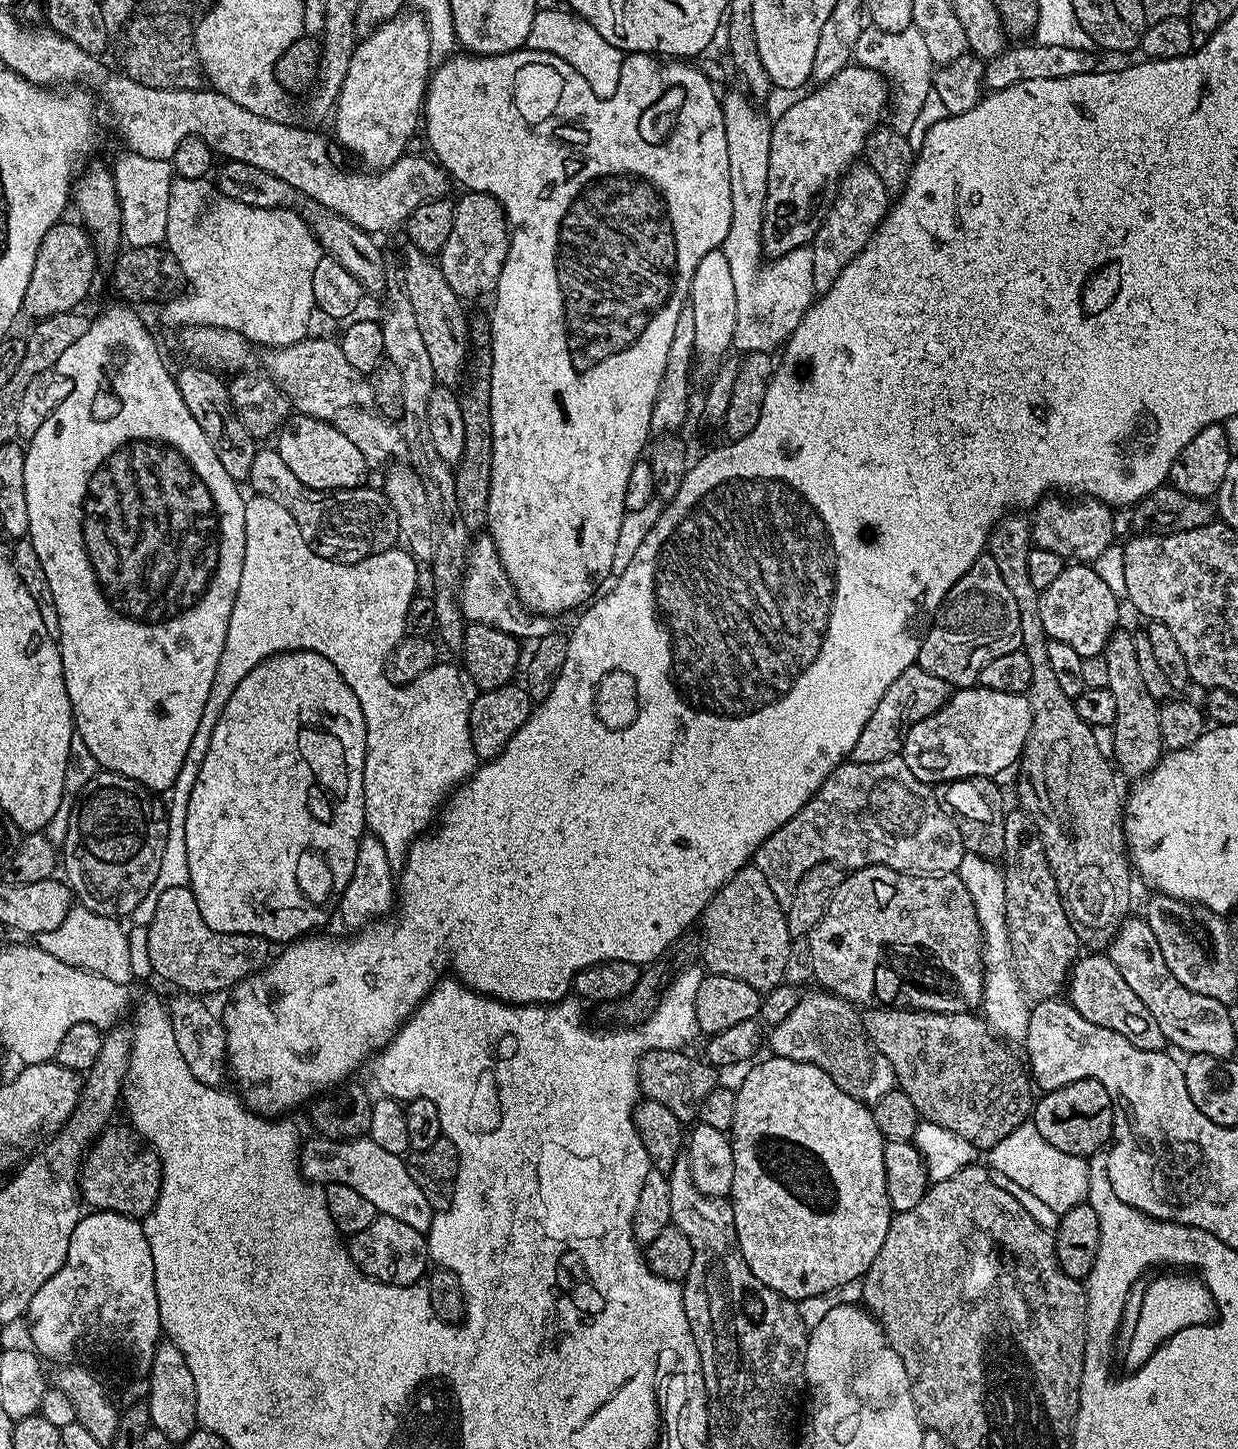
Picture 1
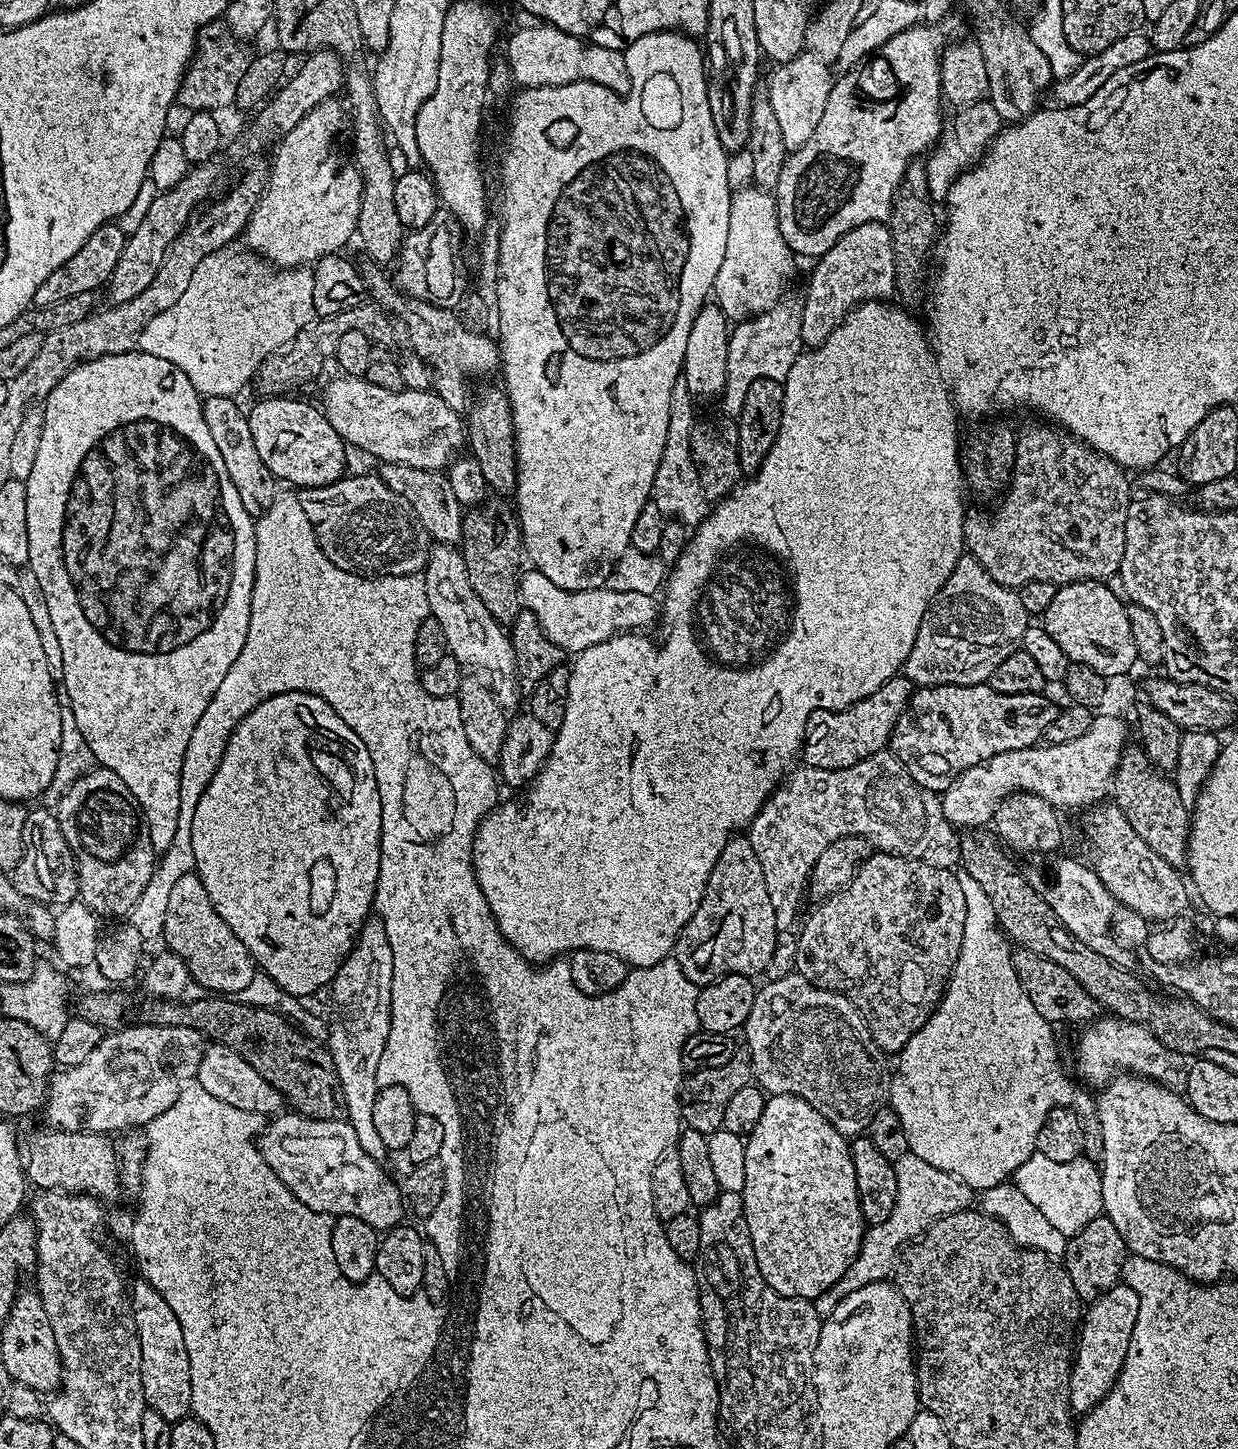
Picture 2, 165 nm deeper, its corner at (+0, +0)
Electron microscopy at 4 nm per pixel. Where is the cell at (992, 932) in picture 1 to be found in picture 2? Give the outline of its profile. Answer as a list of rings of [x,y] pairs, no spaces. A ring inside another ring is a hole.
[[[960,870],[956,872],[956,877],[958,886],[962,886],[962,895],[966,897],[966,926],[962,930],[962,950],[958,954],[958,962],[948,978],[948,987],[943,998],[932,1011],[928,1021],[916,1031],[910,1038],[910,1042],[906,1042],[906,1046],[900,1049],[898,1053],[900,1061],[896,1064],[896,1072],[894,1068],[891,1073],[887,1099],[902,1122],[902,1130],[906,1130],[909,1152],[922,1158],[922,1162],[930,1162],[930,1166],[938,1166],[938,1170],[946,1170],[946,1174],[956,1176],[962,1182],[966,1182],[966,1186],[970,1186],[974,1190],[983,1190],[1003,1184],[1009,1178],[1015,1177],[1018,1166],[1022,1166],[1022,1162],[1026,1162],[1026,1158],[1030,1158],[1036,1151],[1035,1140],[1038,1138],[1038,1130],[1042,1130],[1042,1122],[1046,1122],[1050,1110],[1071,1108],[1079,1116],[1080,1123],[1084,1126],[1085,1137],[1088,1138],[1097,1135],[1100,1119],[1096,1113],[1094,1096],[1083,1092],[1064,1073],[1064,1068],[1060,1065],[1060,1052],[1056,1049],[1056,1036],[1052,1033],[1053,1025],[1046,1018],[1042,1018],[1042,1014],[1038,1014],[1034,1002],[1030,1002],[1030,998],[1026,998],[1026,990],[1022,990],[1022,982],[1018,982],[1018,974],[1014,974],[1014,962],[1012,961],[1014,948],[1000,929],[1000,923],[994,914],[994,905],[991,904],[989,896],[982,891],[982,886],[978,886],[975,878],[970,878],[970,874]]]

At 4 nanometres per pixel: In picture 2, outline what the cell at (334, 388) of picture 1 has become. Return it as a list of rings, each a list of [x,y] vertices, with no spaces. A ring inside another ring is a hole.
[[[336,374],[324,388],[322,411],[324,417],[334,426],[334,430],[338,430],[345,445],[352,447],[353,444],[366,455],[373,456],[384,464],[400,463],[402,466],[439,473],[457,459],[458,453],[466,444],[466,424],[461,413],[450,410],[450,406],[446,406],[446,402],[442,402],[442,398],[431,390],[382,390],[382,386],[374,386],[362,376]]]

